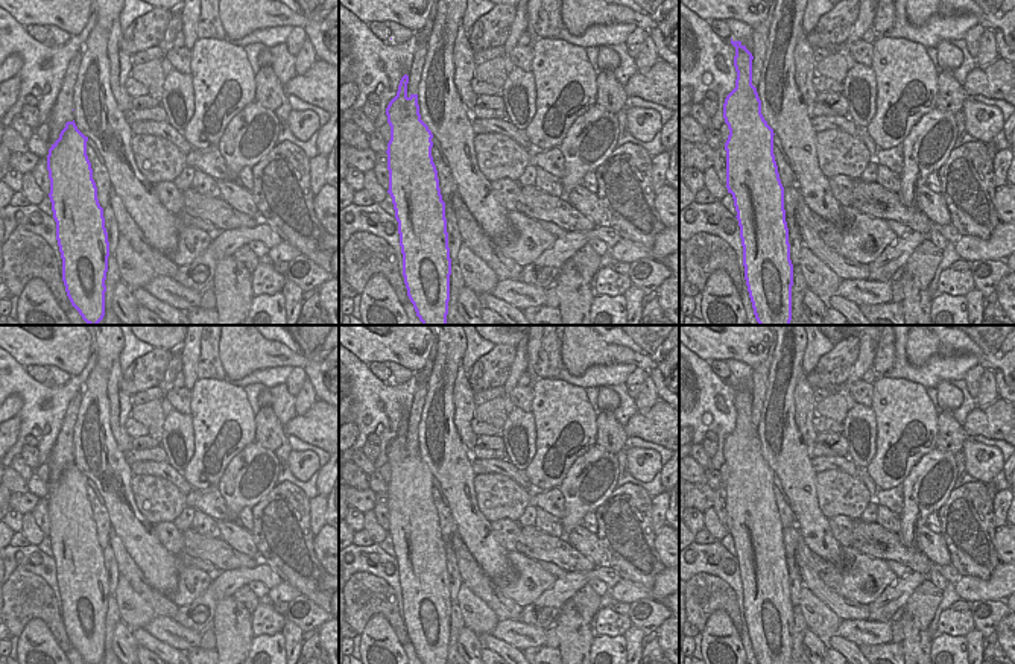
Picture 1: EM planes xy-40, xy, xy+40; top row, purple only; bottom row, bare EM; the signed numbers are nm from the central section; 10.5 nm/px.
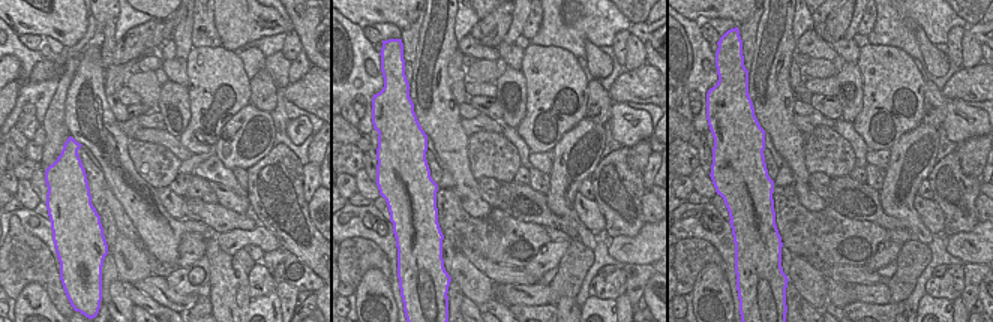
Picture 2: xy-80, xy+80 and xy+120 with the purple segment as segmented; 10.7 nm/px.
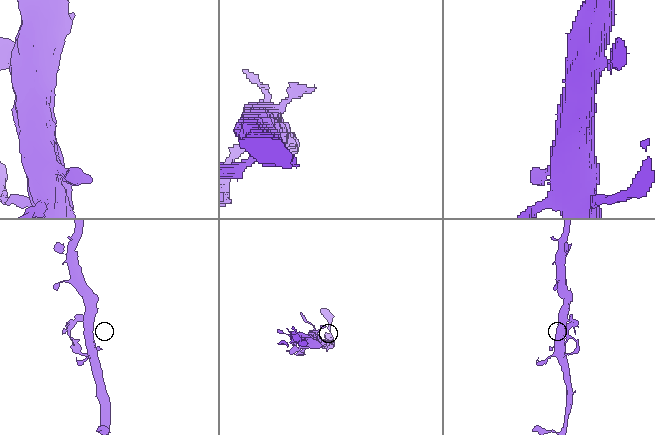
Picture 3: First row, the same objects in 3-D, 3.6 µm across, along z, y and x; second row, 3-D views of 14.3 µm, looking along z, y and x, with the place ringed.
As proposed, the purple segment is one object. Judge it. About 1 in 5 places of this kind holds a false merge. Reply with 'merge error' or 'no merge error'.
merge error

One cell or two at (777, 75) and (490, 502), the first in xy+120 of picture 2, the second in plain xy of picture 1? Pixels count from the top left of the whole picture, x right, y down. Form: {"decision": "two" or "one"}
{"decision": "two"}

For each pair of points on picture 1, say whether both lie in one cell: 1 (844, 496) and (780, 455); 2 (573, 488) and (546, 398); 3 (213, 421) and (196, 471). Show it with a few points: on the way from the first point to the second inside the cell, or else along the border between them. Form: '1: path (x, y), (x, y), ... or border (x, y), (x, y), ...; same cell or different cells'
1: border (815, 474), (815, 493), (822, 512); different cells
2: border (593, 445), (575, 461), (558, 486); different cells
3: path (213, 433), (202, 444), (201, 459); same cell

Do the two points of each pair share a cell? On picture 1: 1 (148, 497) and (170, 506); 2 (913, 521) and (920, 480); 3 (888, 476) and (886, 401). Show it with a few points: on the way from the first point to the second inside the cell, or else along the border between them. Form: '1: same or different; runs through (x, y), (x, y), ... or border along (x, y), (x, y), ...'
1: same; runs through (154, 497), (164, 502)
2: same; runs through (915, 511), (920, 491)
3: same; runs through (889, 458), (889, 420)

